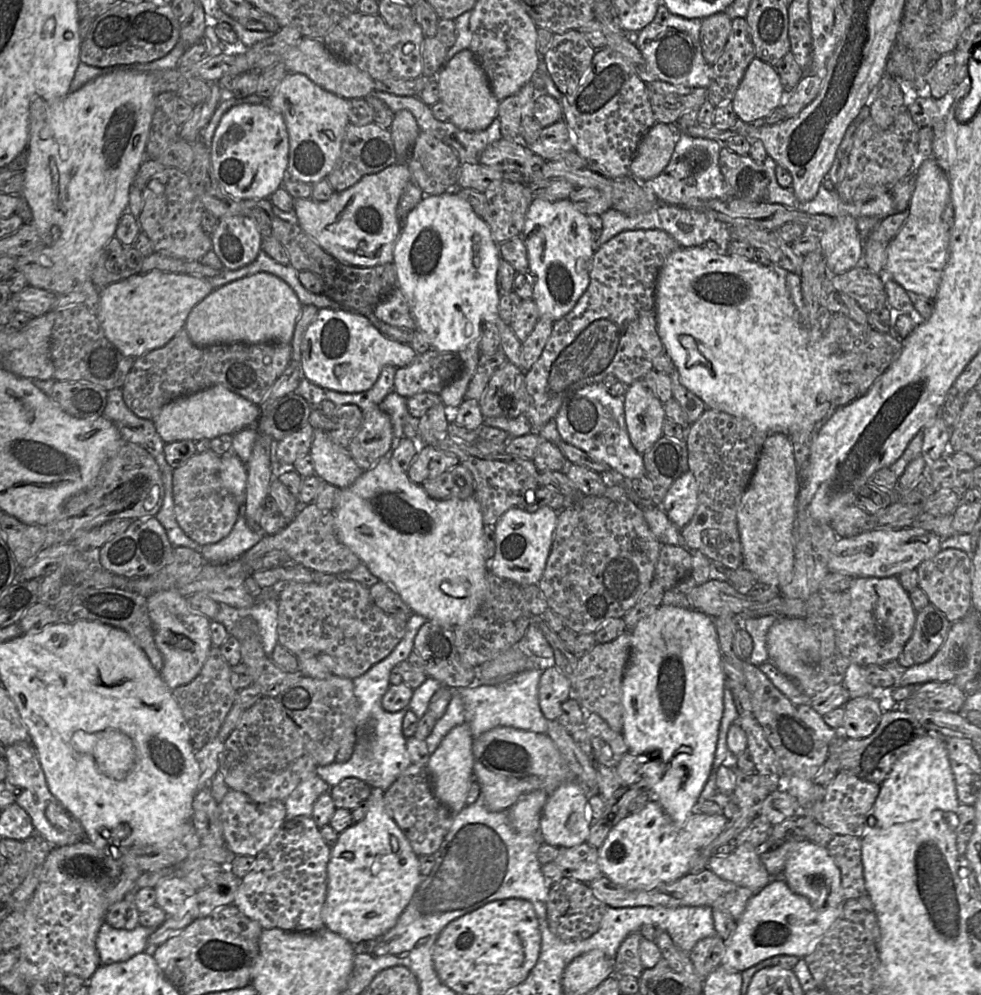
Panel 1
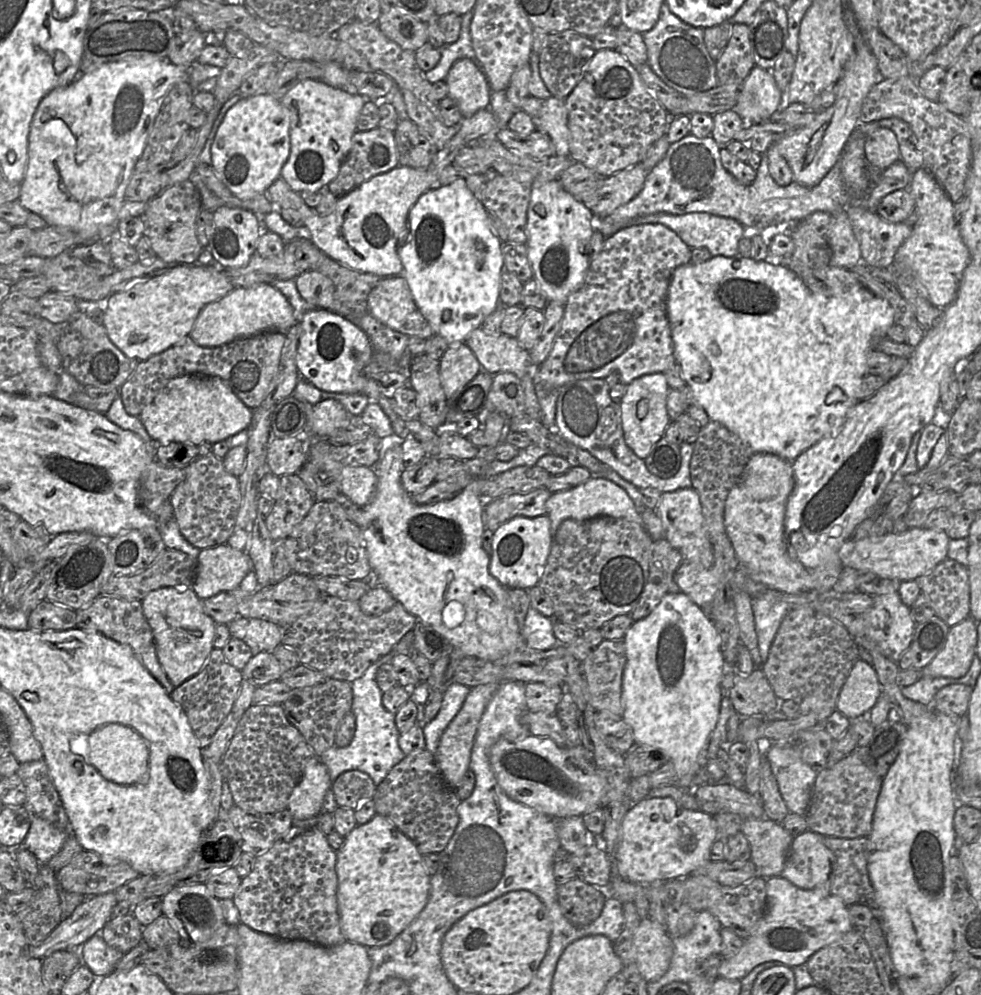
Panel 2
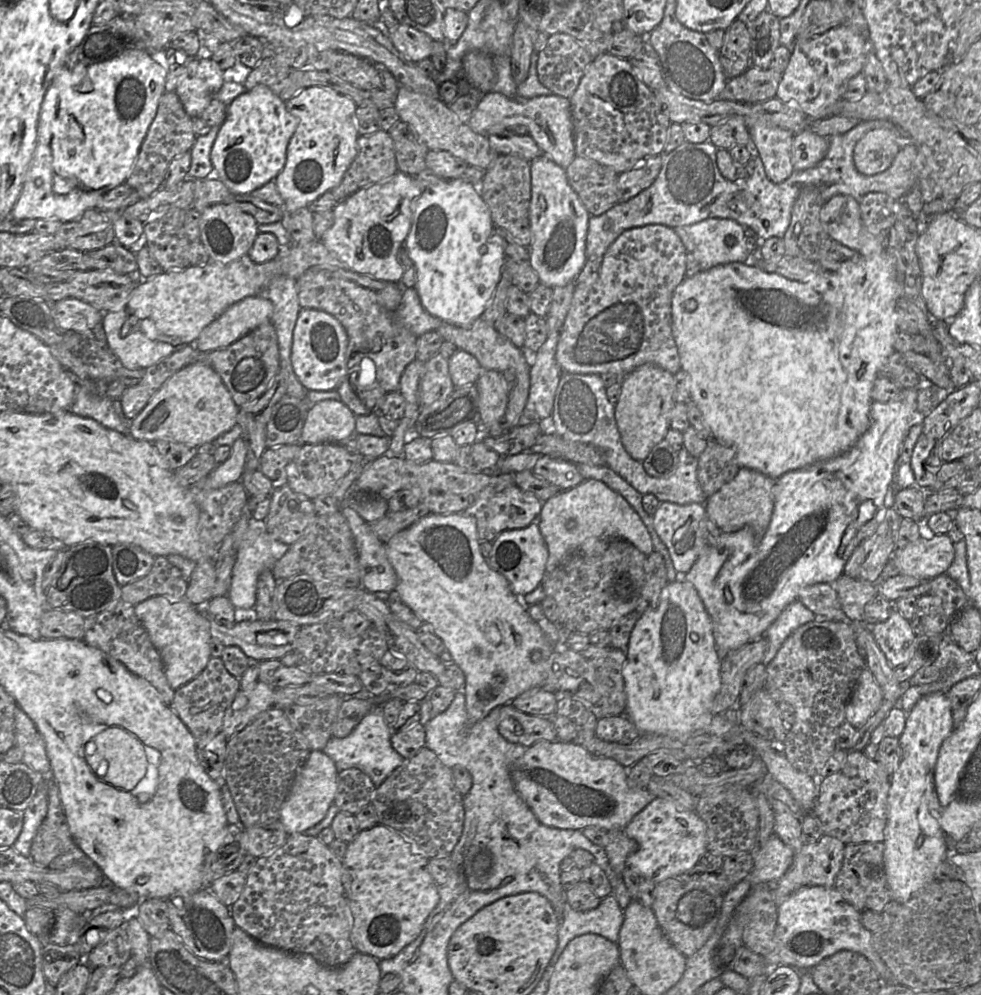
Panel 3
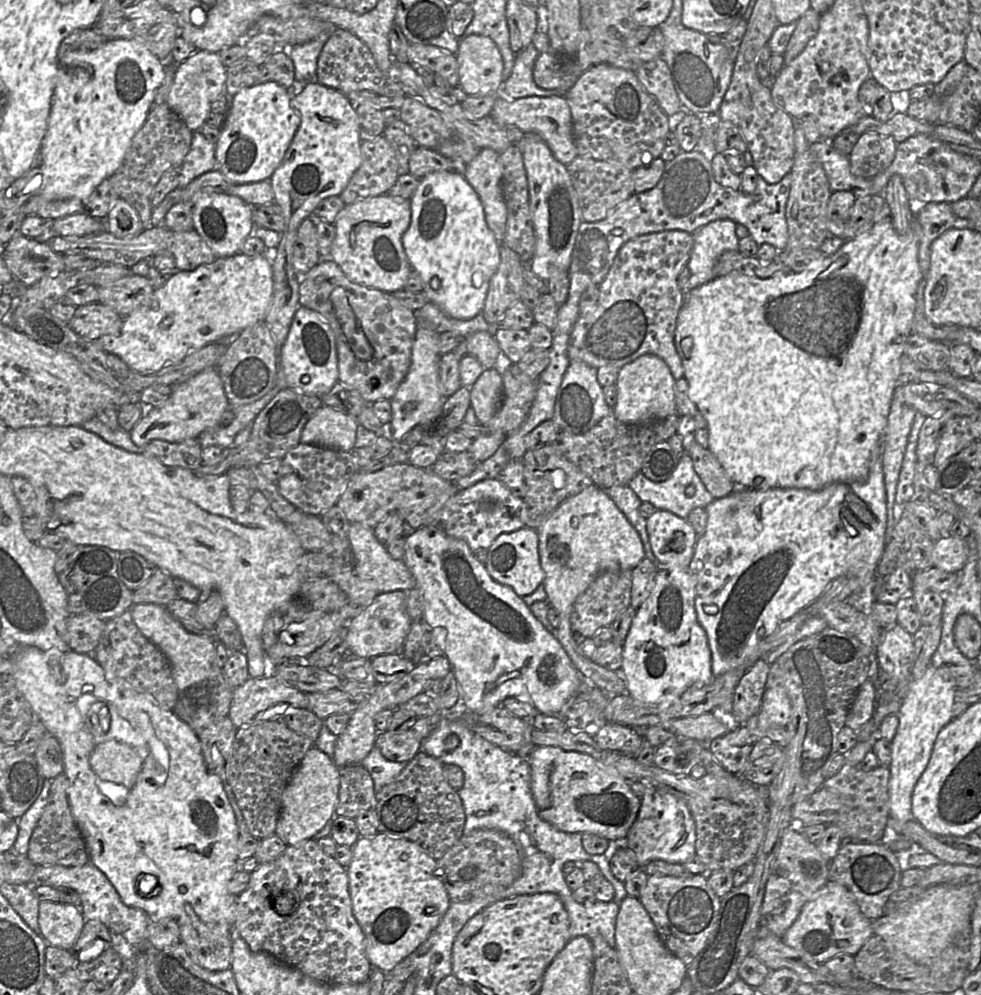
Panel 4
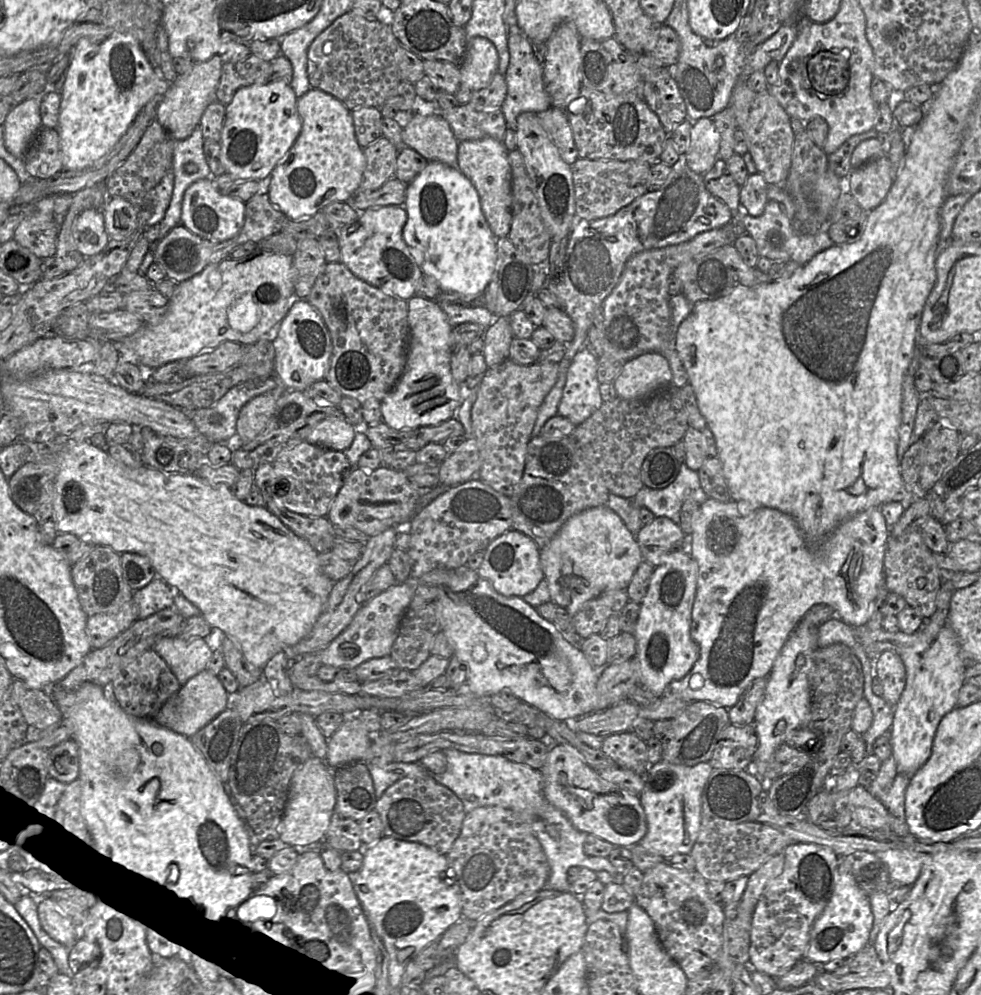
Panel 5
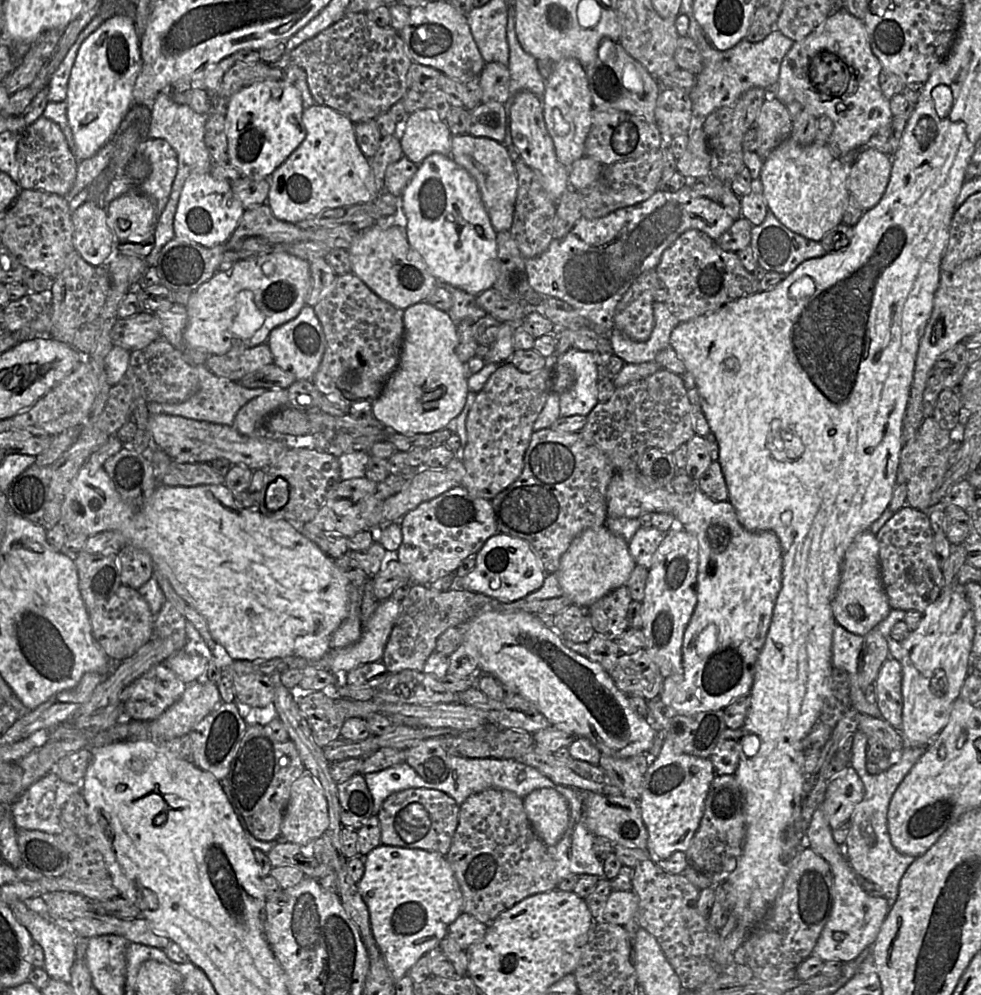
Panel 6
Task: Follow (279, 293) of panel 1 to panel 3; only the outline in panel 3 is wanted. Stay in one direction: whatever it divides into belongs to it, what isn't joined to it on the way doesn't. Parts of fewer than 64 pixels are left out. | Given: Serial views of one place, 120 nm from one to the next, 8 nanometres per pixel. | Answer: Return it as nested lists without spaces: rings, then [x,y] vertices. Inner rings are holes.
[[[266,295],[248,296],[208,324],[193,342],[202,352],[223,349],[265,322],[271,322],[273,305]]]

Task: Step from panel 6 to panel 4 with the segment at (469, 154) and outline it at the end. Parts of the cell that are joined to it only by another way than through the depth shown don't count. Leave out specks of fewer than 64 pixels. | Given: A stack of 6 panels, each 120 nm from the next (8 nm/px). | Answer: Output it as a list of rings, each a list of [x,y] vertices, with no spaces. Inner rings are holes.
[[[483,148],[467,163],[463,175],[478,194],[487,225],[499,243],[505,238],[507,225],[502,174],[500,154],[490,148]]]

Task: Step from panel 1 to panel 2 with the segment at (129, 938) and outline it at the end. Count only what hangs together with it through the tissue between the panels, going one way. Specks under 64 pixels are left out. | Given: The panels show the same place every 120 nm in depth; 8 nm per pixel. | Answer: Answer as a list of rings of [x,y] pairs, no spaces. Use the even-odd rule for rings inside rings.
[[[97,933],[89,938],[79,949],[81,961],[95,975],[104,977],[116,969],[119,960],[124,956],[120,950],[109,946]]]

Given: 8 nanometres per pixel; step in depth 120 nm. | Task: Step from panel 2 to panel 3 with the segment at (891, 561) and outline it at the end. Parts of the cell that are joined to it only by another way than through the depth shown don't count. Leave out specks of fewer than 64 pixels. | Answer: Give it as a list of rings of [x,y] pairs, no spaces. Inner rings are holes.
[[[921,524],[921,537],[902,549],[896,548],[891,561],[899,575],[931,580],[947,572],[955,557],[948,534],[930,534]]]

